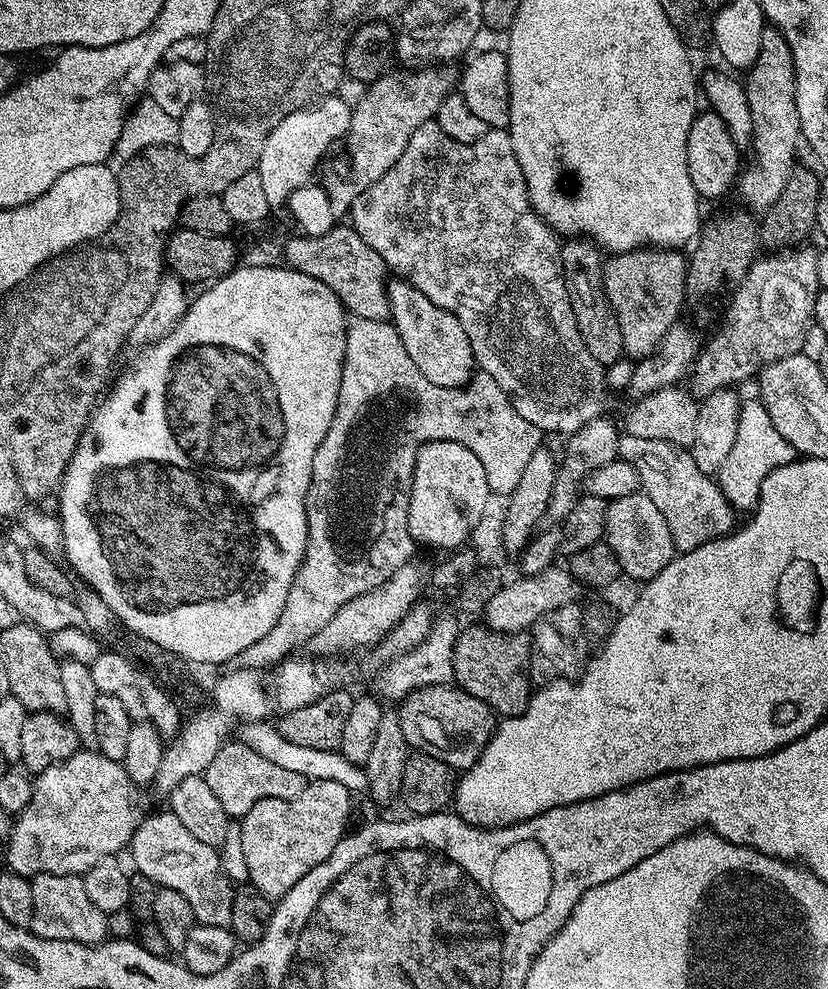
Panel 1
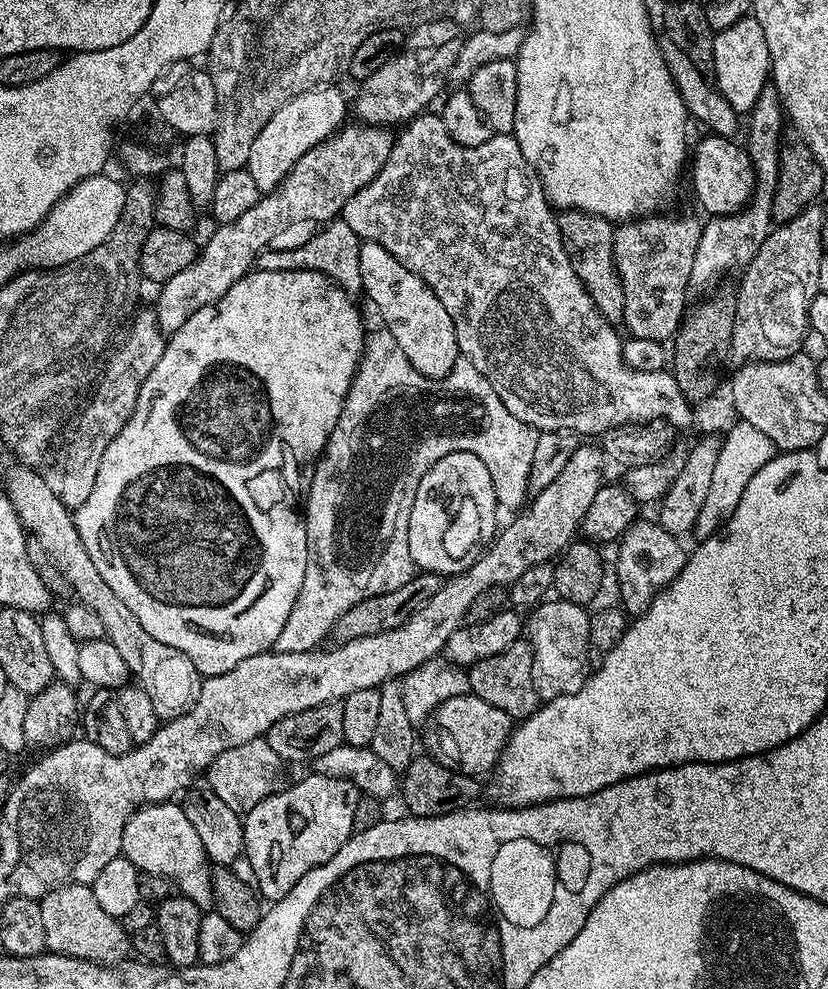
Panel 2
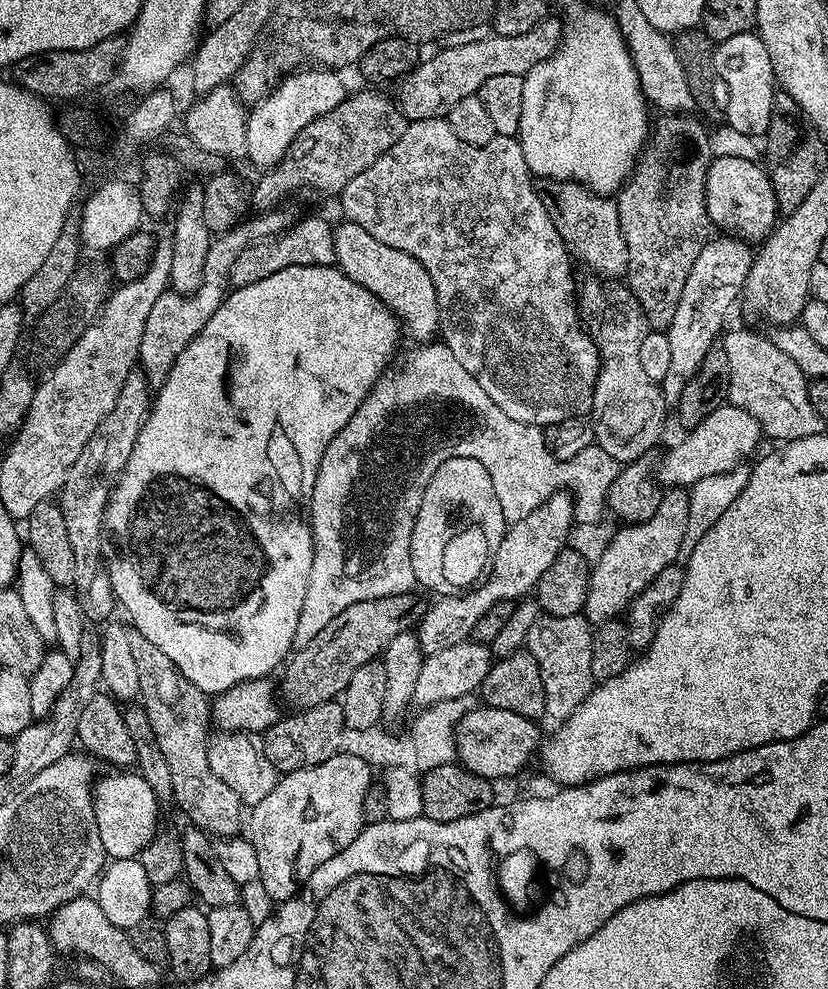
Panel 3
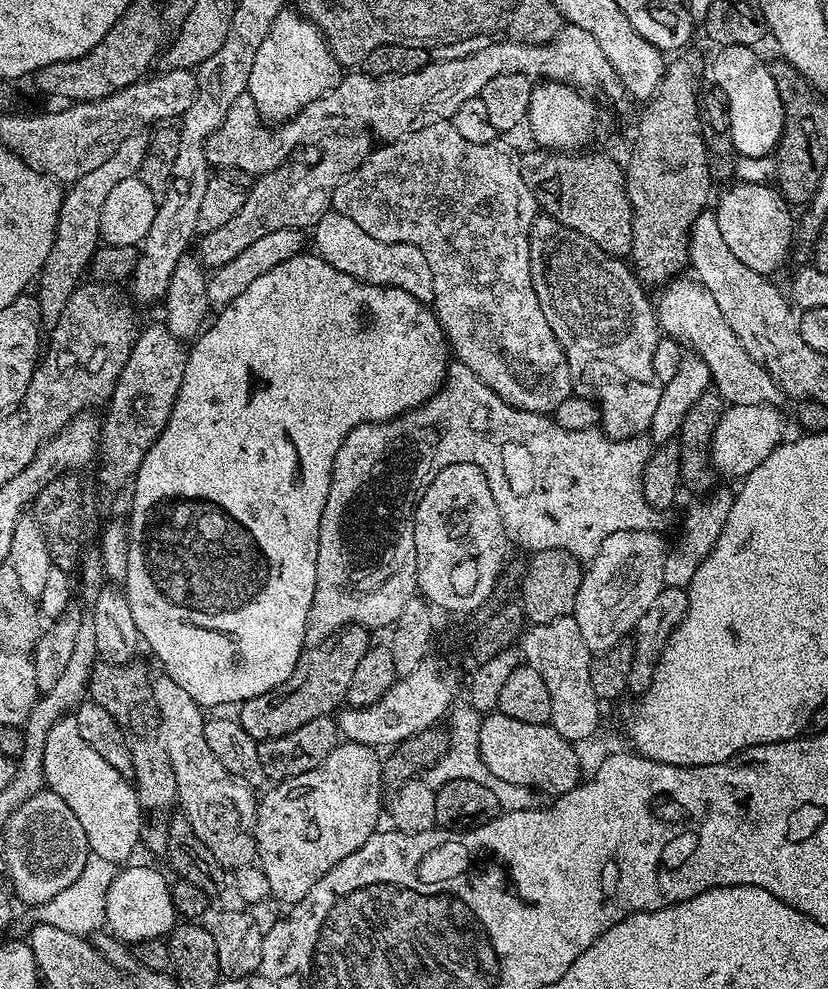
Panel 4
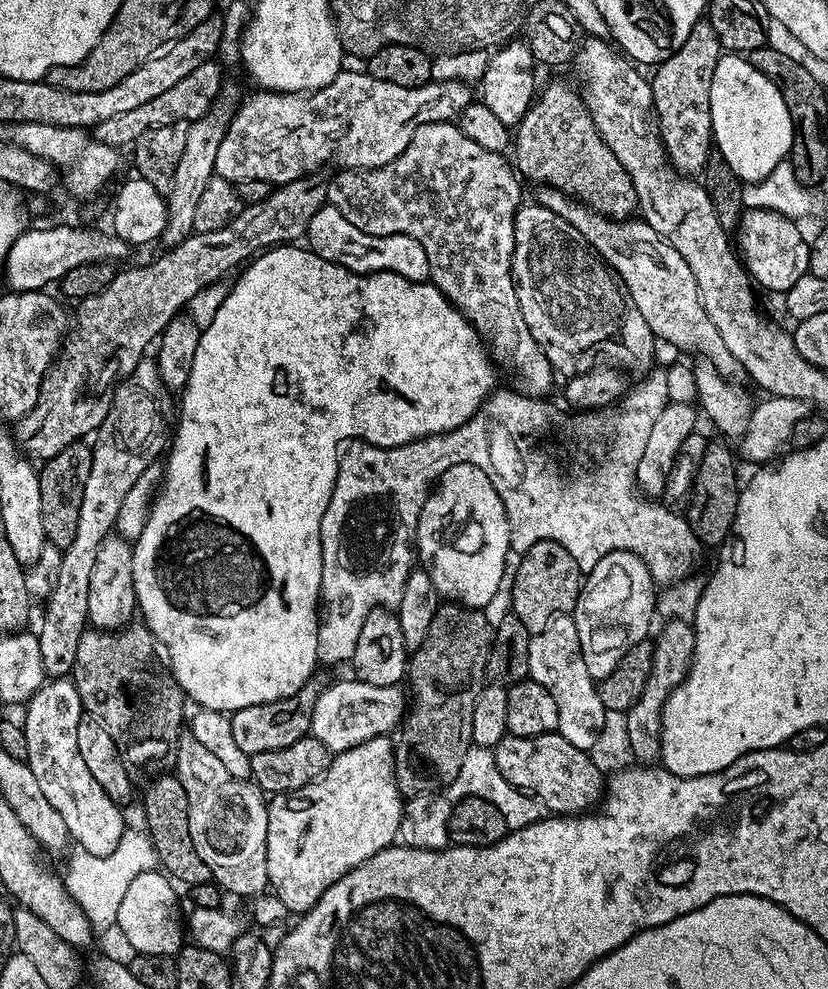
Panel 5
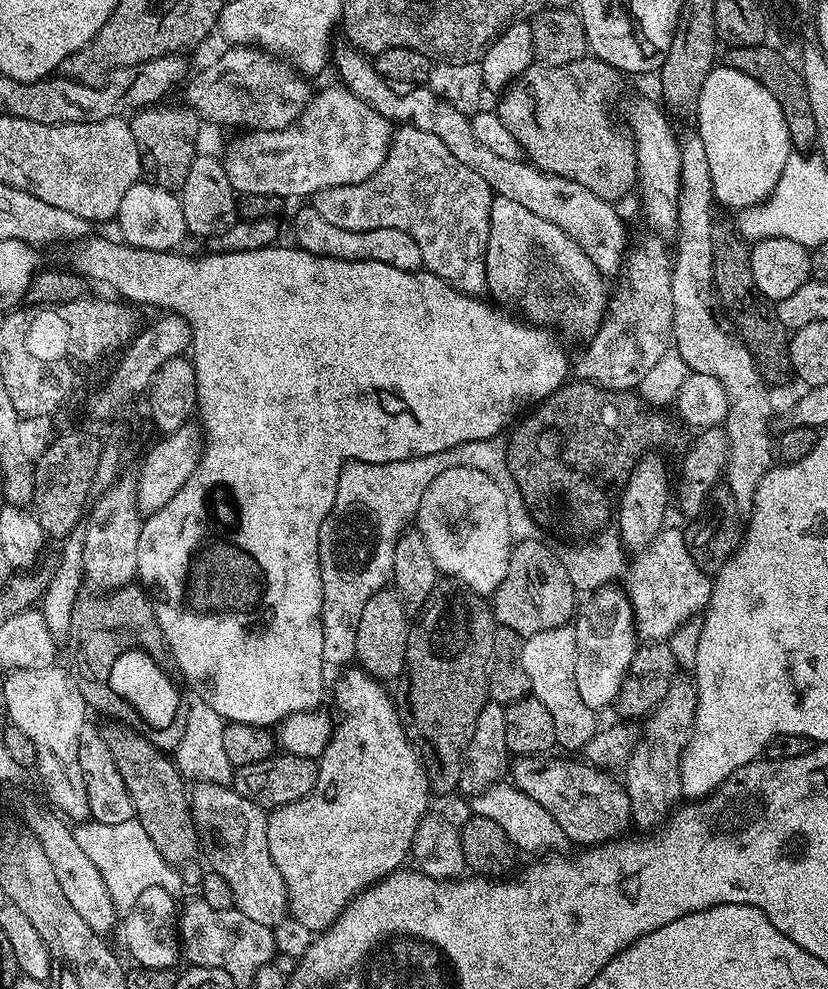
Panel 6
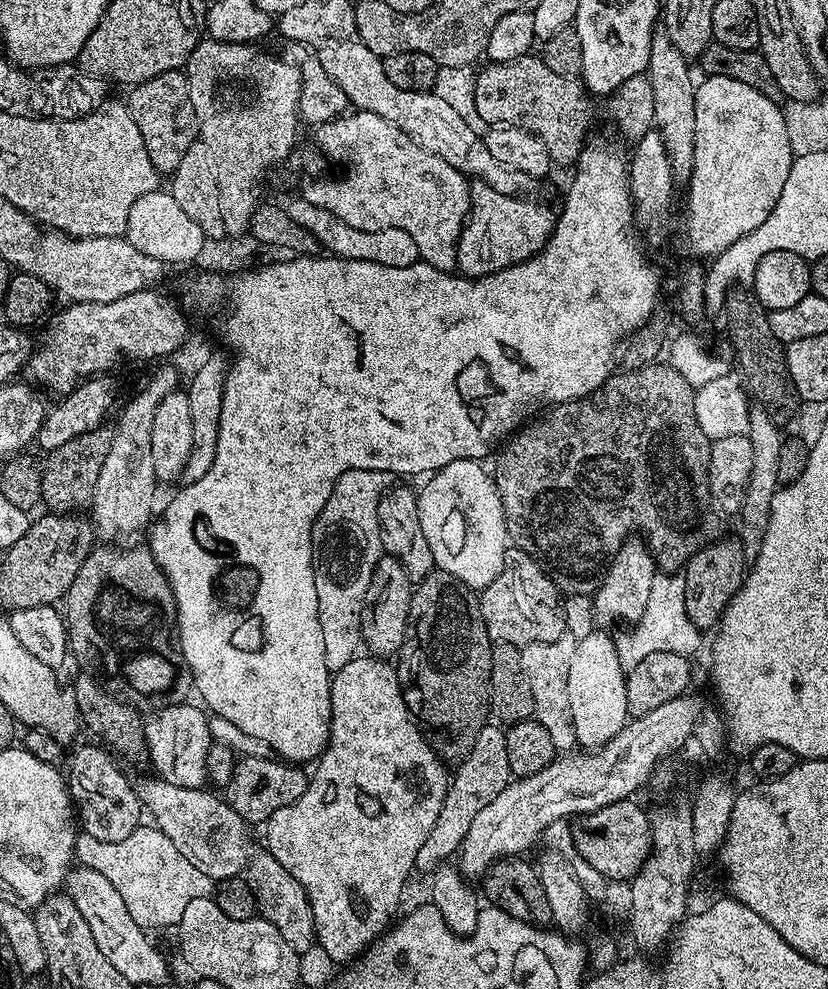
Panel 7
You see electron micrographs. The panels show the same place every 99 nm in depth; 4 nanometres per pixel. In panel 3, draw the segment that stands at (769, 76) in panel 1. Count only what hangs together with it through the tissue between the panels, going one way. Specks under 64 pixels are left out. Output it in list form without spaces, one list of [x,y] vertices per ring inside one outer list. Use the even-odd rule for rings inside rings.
[[[720,234],[709,239],[708,244],[702,246],[702,254],[694,258],[694,266],[682,289],[682,298],[678,298],[678,310],[674,310],[674,322],[666,330],[670,340],[671,361],[670,370],[662,381],[662,391],[665,402],[670,406],[675,406],[680,400],[682,390],[686,390],[698,366],[702,366],[702,358],[713,351],[712,342],[721,335],[728,311],[735,306],[736,300],[738,304],[741,299],[754,255],[753,249],[748,248],[751,248],[749,241]]]

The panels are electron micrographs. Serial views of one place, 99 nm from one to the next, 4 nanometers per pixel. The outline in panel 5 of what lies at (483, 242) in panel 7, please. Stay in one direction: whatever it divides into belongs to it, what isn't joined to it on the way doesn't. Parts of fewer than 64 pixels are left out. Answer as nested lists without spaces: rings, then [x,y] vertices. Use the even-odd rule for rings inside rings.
[[[524,202],[516,212],[512,280],[516,283],[522,318],[526,318],[526,326],[530,326],[530,334],[534,334],[534,342],[546,354],[553,373],[577,376],[586,366],[596,365],[611,366],[625,373],[647,374],[653,370],[652,355],[658,341],[650,326],[646,326],[646,318],[642,318],[638,306],[634,306],[634,298],[630,298],[624,283],[570,222],[558,218],[558,214],[541,204]]]

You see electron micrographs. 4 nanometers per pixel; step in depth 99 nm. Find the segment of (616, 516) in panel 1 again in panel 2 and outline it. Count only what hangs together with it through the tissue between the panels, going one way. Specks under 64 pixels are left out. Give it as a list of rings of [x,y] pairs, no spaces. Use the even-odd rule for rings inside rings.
[[[637,518],[624,531],[618,541],[616,552],[616,584],[620,587],[620,600],[625,613],[635,618],[643,614],[654,602],[659,592],[665,591],[670,582],[682,574],[688,564],[689,553],[684,552],[681,541],[666,531],[655,519]]]

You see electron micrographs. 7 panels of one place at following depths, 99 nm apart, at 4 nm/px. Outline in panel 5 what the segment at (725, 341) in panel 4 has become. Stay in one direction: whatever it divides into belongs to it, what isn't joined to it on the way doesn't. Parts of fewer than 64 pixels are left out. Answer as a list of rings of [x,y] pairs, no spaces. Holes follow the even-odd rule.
[[[540,186],[535,191],[535,203],[570,222],[570,226],[574,226],[574,230],[586,238],[591,248],[619,276],[657,341],[664,343],[665,340],[684,352],[697,352],[696,356],[712,363],[721,376],[732,378],[736,376],[735,372],[741,371],[734,354],[726,350],[722,334],[718,334],[714,322],[710,322],[710,314],[706,314],[700,305],[700,291],[698,282],[694,282],[694,270],[690,270],[686,258],[682,258],[682,254],[678,254],[678,250],[663,240],[644,219],[612,220],[587,208],[573,196],[559,192],[557,188]]]

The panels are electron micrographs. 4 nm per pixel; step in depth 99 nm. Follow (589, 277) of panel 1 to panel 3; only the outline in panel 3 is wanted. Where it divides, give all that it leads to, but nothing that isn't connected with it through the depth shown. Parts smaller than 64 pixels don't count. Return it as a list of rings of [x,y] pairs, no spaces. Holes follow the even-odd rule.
[[[540,178],[535,181],[535,185],[538,198],[542,198],[542,206],[546,206],[546,214],[550,214],[550,222],[554,222],[554,230],[558,230],[558,234],[562,238],[564,247],[568,249],[572,256],[575,257],[577,261],[580,259],[581,262],[592,271],[589,273],[595,274],[597,277],[603,278],[605,281],[616,282],[621,278],[627,277],[628,251],[626,250],[626,238],[622,238],[622,222],[618,218],[618,206],[616,205],[615,199],[613,199],[612,196],[602,196],[598,192],[592,192],[586,185],[577,184],[575,180],[546,180]]]

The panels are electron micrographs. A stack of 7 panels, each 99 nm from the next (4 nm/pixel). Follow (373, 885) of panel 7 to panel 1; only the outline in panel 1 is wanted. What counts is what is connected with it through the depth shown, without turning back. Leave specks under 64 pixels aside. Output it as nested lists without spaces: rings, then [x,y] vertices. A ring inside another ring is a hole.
[[[314,780],[302,790],[302,794],[298,794],[298,798],[266,798],[254,805],[238,824],[251,887],[267,900],[278,902],[299,880],[306,878],[314,866],[326,862],[326,858],[334,854],[334,846],[338,846],[340,839],[349,831],[348,815],[352,812],[352,800],[353,793],[348,792],[346,786],[338,786],[338,782],[329,780]]]

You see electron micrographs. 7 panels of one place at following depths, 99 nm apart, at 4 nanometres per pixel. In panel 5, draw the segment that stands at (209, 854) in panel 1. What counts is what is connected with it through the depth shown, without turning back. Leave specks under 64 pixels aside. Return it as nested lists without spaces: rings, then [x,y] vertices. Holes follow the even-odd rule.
[[[68,678],[49,679],[29,698],[23,712],[28,751],[26,763],[30,770],[34,770],[34,778],[38,778],[42,794],[46,794],[50,806],[62,814],[69,837],[79,847],[95,856],[110,854],[114,846],[118,846],[126,824],[120,813],[123,812],[121,805],[110,799],[98,782],[94,782],[94,774],[90,774],[86,762],[82,762],[82,754],[78,750],[78,722],[85,715],[85,710],[76,685]]]

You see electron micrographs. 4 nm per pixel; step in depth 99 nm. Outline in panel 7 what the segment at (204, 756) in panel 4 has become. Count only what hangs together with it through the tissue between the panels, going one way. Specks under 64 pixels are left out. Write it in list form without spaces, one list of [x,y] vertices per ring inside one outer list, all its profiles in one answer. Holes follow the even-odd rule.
[[[260,850],[257,856],[255,853],[251,857],[246,879],[256,895],[257,913],[276,927],[278,934],[286,938],[297,954],[310,950],[316,944],[316,923],[306,890],[302,890],[298,878],[294,878],[294,874],[290,874],[290,870],[286,870],[286,866],[278,863],[267,850]]]

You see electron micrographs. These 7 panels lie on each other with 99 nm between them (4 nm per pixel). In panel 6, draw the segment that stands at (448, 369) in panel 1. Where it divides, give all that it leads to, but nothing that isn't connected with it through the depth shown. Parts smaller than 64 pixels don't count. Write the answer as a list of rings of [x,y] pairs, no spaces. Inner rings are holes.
[[[304,206],[296,212],[292,220],[292,228],[296,231],[295,243],[315,256],[338,258],[339,260],[373,260],[386,262],[386,266],[394,266],[407,272],[417,271],[422,265],[422,250],[418,250],[418,242],[406,234],[406,230],[397,228],[379,228],[378,230],[342,230],[342,226],[333,226],[326,222],[318,210]]]

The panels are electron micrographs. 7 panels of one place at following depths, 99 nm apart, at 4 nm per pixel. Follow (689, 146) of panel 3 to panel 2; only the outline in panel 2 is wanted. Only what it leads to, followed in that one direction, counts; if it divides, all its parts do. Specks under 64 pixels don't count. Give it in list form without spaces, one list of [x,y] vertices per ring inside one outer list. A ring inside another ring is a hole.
[[[649,214],[621,223],[614,234],[614,262],[618,278],[622,278],[622,294],[626,294],[622,324],[628,327],[627,335],[668,342],[679,332],[689,307],[690,270],[702,224],[692,216],[664,215],[668,214]]]

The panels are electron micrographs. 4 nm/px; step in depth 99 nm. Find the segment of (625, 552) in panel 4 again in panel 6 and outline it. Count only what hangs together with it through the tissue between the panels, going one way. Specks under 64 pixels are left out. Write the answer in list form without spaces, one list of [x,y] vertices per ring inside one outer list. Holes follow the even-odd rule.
[[[604,588],[592,600],[592,620],[575,621],[578,654],[574,662],[574,682],[582,702],[593,710],[615,705],[616,695],[624,681],[626,670],[638,647],[638,635],[633,621],[629,597],[616,588]]]

